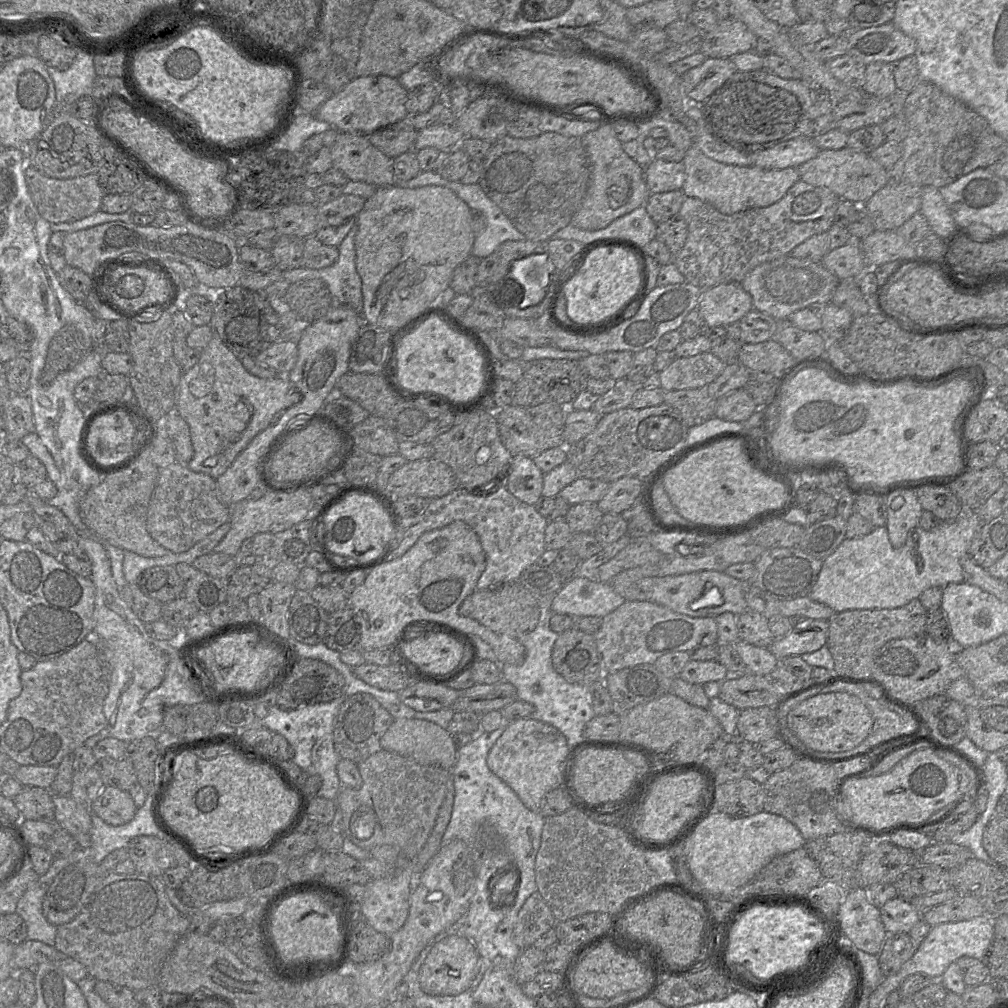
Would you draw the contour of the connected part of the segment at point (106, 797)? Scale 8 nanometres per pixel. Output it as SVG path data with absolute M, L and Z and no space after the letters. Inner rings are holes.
M105 785L90 810L108 824L122 825L134 817L137 807L128 791Z

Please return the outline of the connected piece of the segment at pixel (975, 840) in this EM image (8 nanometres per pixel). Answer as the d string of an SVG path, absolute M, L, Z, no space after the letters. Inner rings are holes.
M989 795L984 812L978 814L976 822L967 830L957 833L950 842L968 847L975 858L988 864L996 864L988 855L982 844L982 837L986 825L996 814L996 806L992 805L992 795Z

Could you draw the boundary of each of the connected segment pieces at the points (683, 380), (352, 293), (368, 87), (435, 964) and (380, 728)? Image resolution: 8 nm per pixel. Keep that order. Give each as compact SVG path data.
M710 351L677 357L659 372L660 387L664 391L706 387L723 372L726 364Z
M357 222L338 246L339 256L334 264L322 269L299 267L283 271L283 279L294 283L304 279L323 280L331 293L334 304L348 306L362 313L362 282L356 267L355 237Z
M385 75L355 77L340 91L331 96L315 111L314 116L339 133L358 133L369 136L382 128L408 120L406 109L408 91L397 78Z
M455 933L436 943L419 971L422 991L431 996L456 996L471 988L481 968L481 957L474 944L463 934Z
M354 694L343 702L335 719L334 749L341 759L358 764L381 749L380 739L393 721L393 717L371 695Z

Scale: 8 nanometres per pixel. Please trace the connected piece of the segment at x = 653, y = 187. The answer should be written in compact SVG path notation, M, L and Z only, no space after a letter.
M653 158L644 168L644 179L649 194L679 190L685 181L684 165L682 162Z

